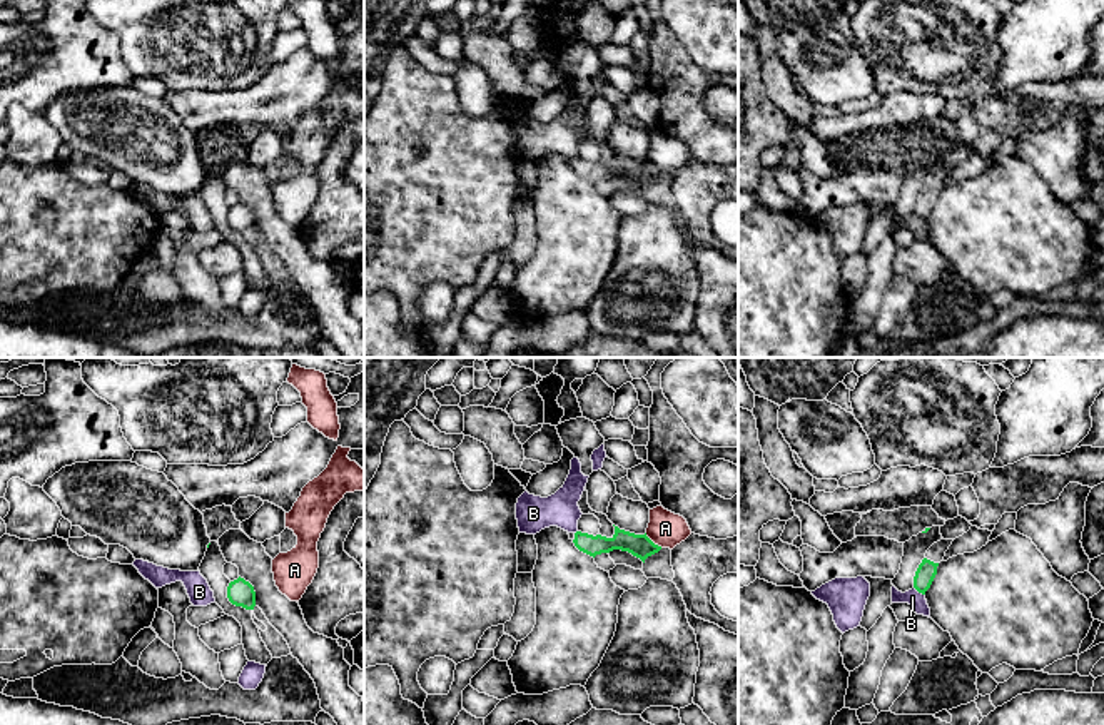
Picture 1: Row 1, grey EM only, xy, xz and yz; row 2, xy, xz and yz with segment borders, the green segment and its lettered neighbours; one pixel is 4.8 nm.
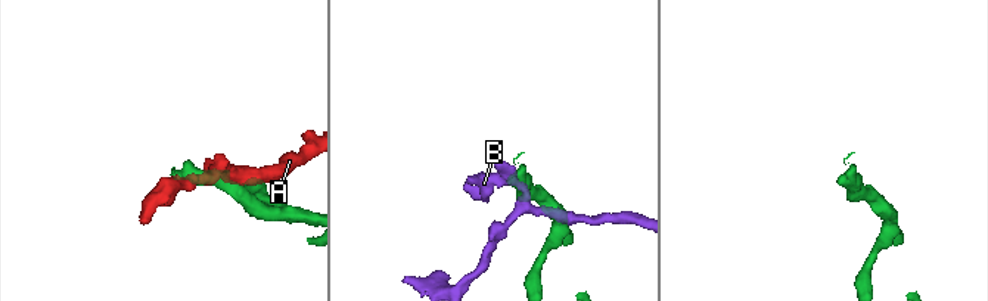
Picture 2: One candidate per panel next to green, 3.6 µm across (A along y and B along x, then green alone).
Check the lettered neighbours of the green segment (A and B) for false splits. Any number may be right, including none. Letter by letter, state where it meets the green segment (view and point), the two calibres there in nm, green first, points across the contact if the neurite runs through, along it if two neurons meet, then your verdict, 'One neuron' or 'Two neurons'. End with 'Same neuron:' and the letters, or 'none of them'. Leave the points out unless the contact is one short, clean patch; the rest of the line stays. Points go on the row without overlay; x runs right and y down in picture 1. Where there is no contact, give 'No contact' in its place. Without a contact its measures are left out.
A: Touches green at xz (652, 167). Thickness 110 nm (green) against 170 nm. Boundary: xz (645, 159), (662, 172). Two neurons
B: Touches green at yz (919, 218). Thickness 90 nm (green) against 80 nm. Two neurons
Same neuron: none of them

